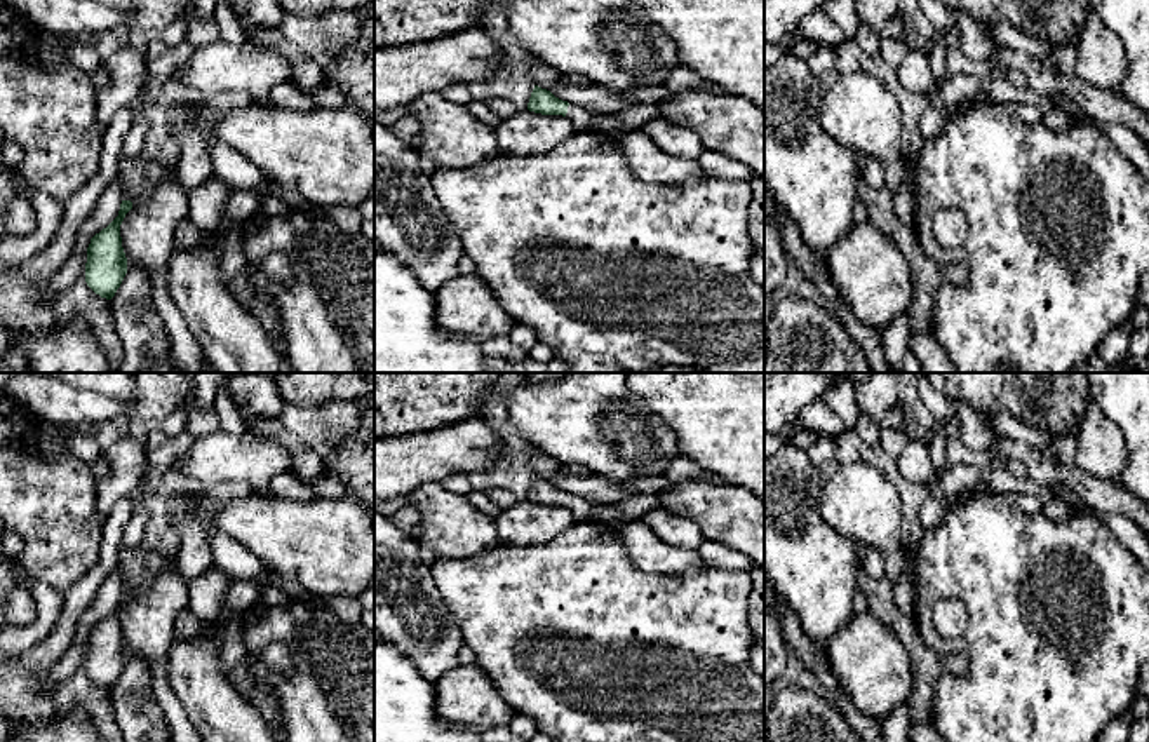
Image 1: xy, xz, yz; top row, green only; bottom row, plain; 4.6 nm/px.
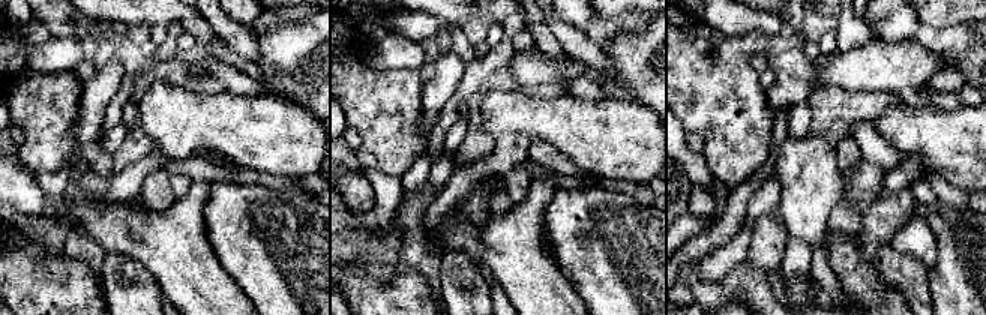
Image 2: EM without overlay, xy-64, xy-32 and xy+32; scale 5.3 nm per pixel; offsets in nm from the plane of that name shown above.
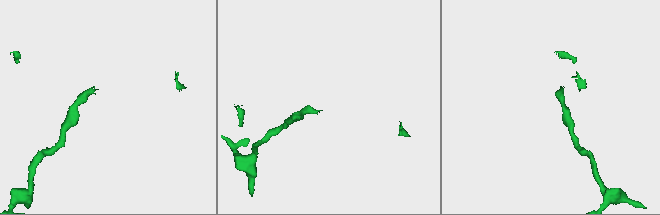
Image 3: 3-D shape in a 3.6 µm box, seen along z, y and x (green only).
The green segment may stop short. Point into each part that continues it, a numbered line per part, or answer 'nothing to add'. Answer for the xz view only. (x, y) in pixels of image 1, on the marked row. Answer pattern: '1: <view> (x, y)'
1: xz (584, 119)

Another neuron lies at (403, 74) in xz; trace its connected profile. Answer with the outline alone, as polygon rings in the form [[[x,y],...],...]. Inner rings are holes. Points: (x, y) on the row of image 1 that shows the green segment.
[[[474,26],[442,38],[420,40],[409,45],[385,45],[374,49],[374,106],[392,110],[409,106],[425,92],[442,91],[449,84],[477,84],[496,78],[507,51],[484,30]]]

